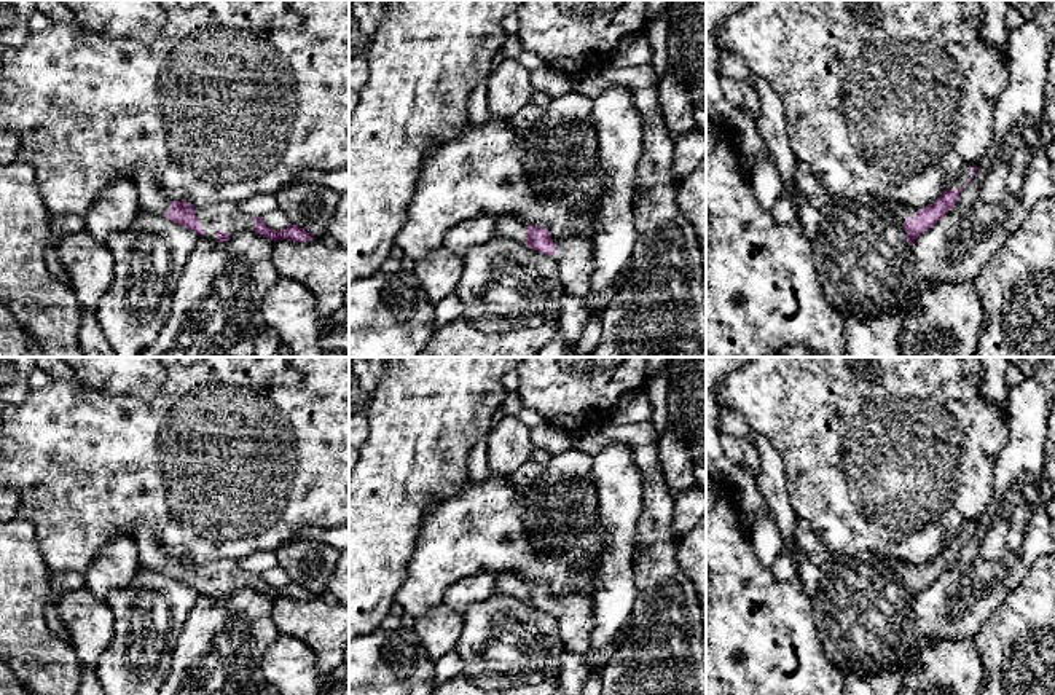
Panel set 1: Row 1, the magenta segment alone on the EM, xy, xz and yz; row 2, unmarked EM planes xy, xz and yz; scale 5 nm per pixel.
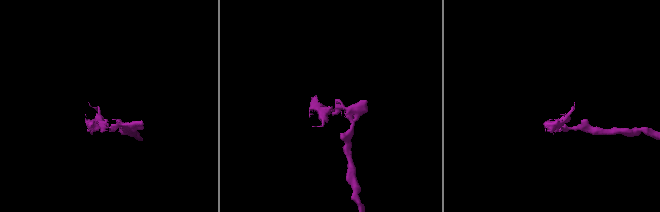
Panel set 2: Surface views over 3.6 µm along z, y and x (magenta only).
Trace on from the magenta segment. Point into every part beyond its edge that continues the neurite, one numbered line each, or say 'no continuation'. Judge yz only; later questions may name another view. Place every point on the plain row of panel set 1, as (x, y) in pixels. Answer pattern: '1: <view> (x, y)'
1: yz (966, 530)
2: yz (862, 616)

